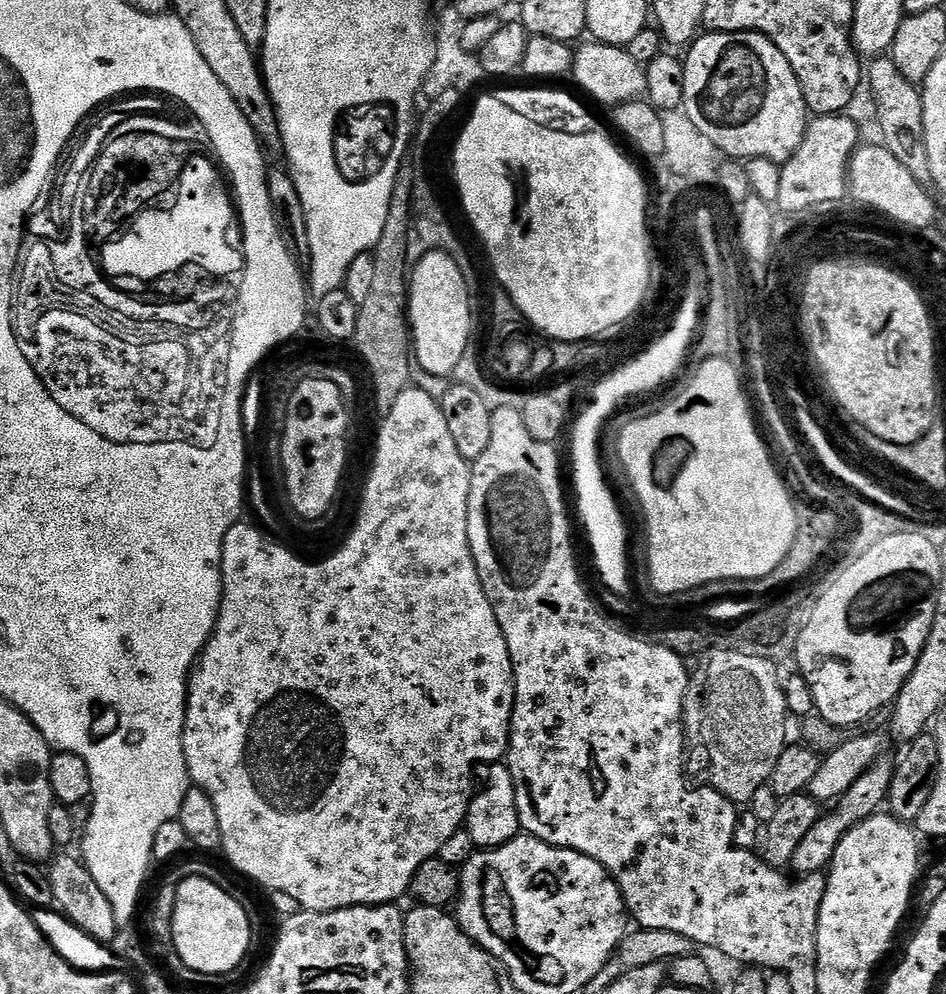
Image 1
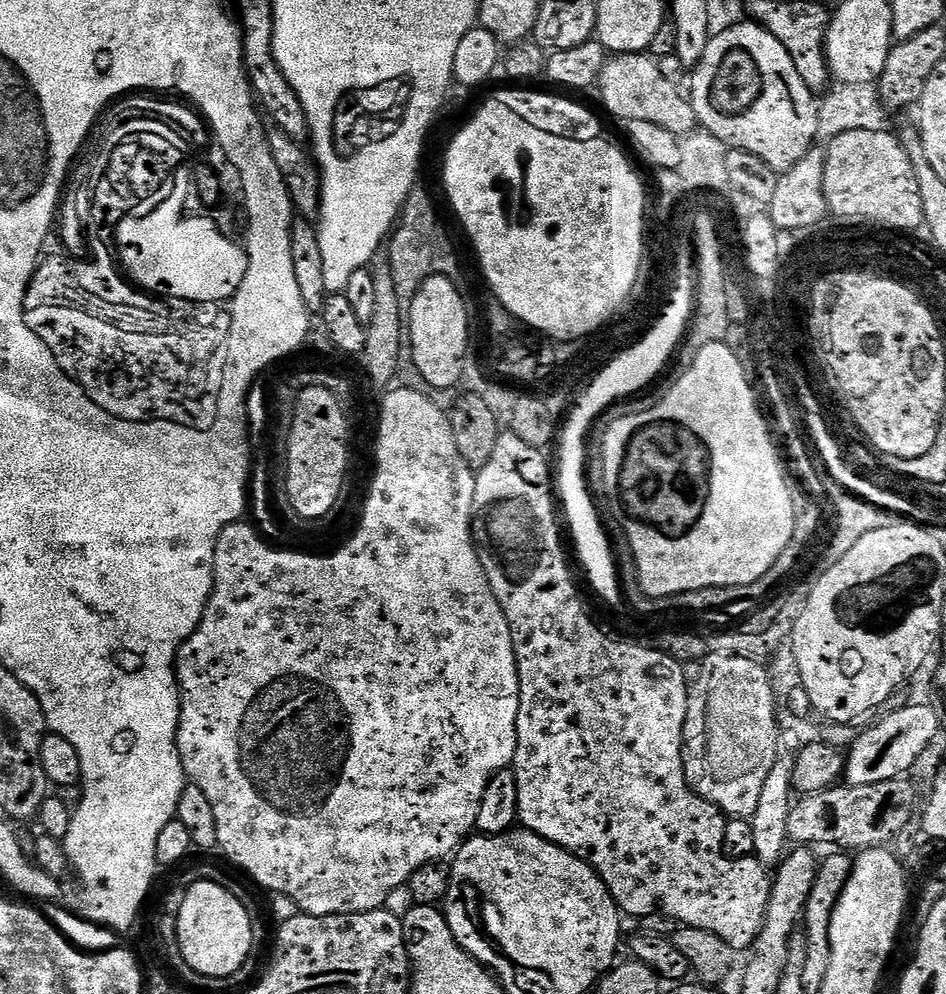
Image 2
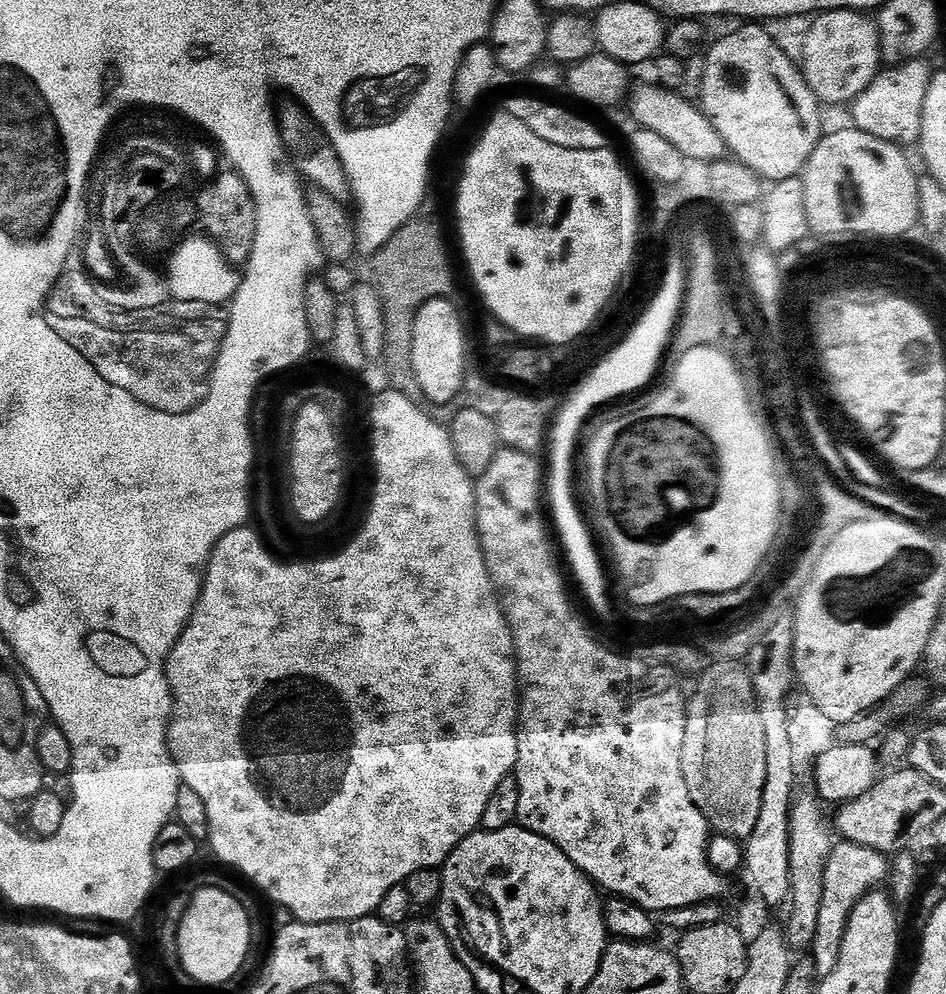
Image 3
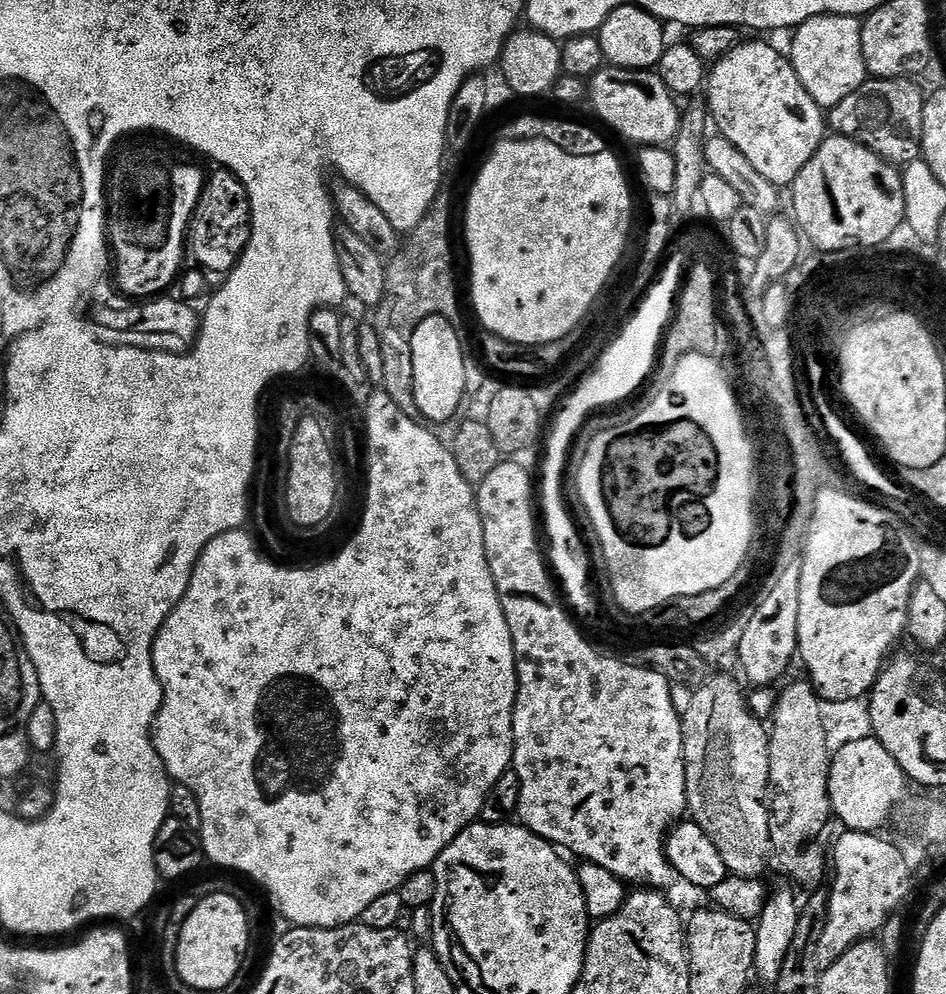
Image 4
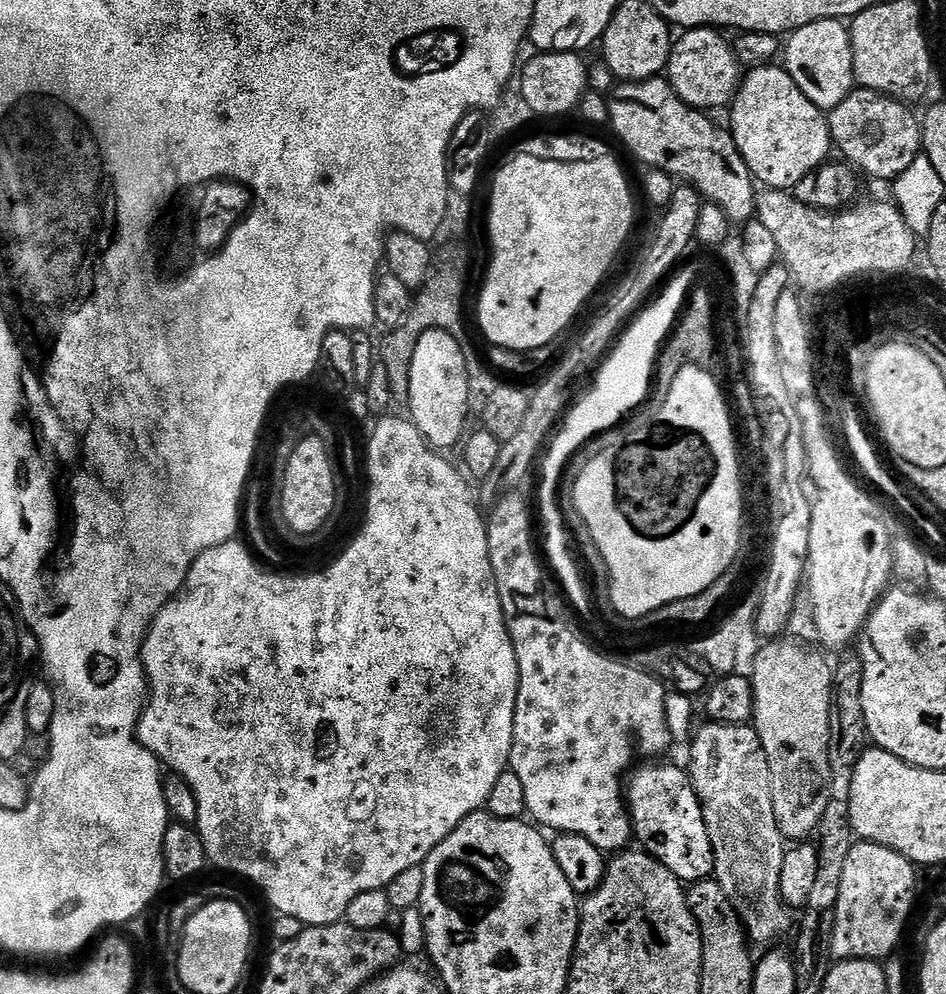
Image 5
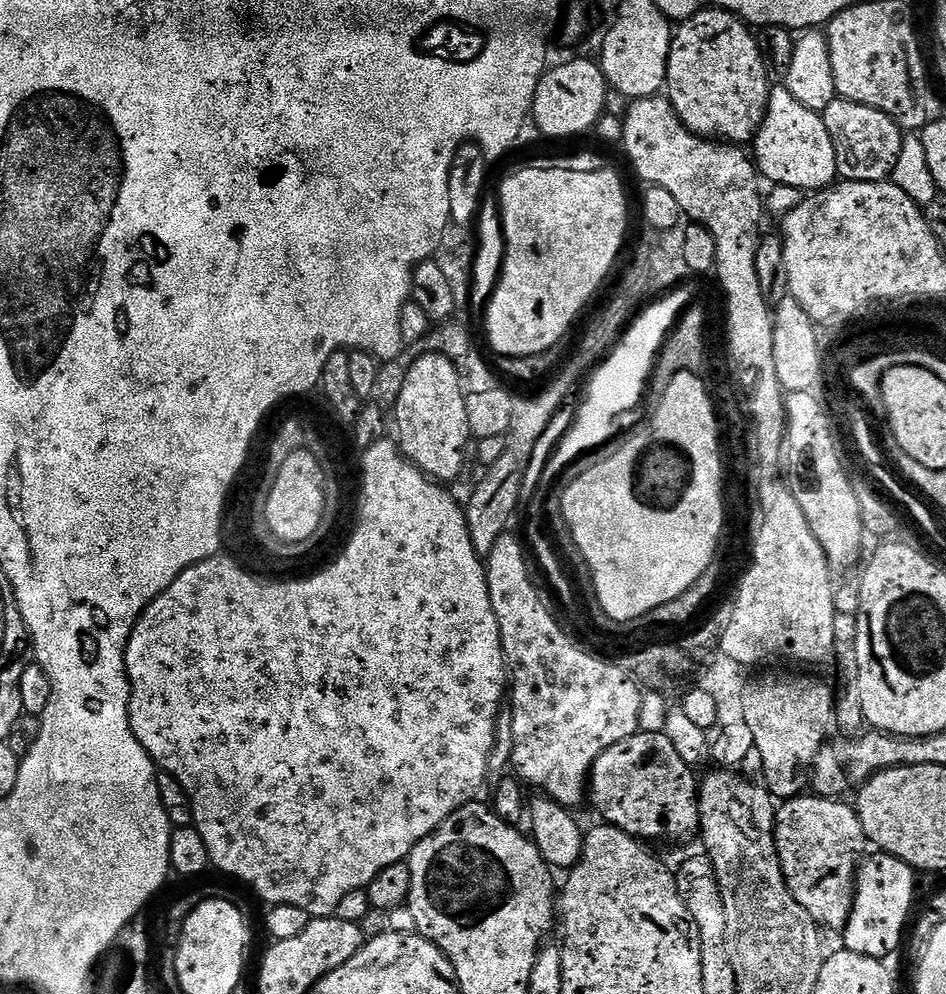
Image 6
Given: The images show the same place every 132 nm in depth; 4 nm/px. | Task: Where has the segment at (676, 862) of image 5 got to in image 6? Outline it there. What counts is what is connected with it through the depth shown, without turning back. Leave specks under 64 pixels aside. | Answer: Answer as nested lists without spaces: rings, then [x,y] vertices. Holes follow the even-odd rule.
[[[663,731],[635,732],[630,738],[610,746],[592,764],[587,791],[590,793],[590,804],[600,811],[599,819],[621,828],[626,834],[635,836],[641,841],[648,840],[684,840],[687,836],[696,836],[700,826],[700,801],[698,799],[698,776],[695,776],[693,765],[682,760],[674,745]]]

